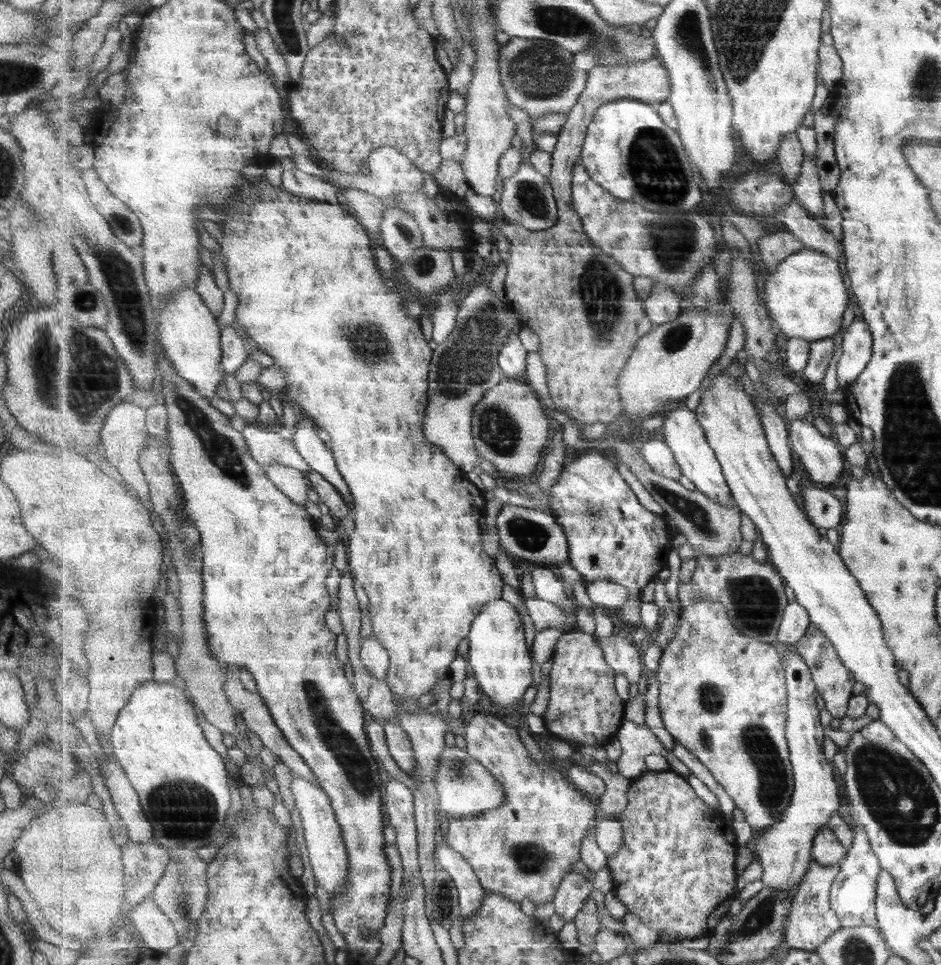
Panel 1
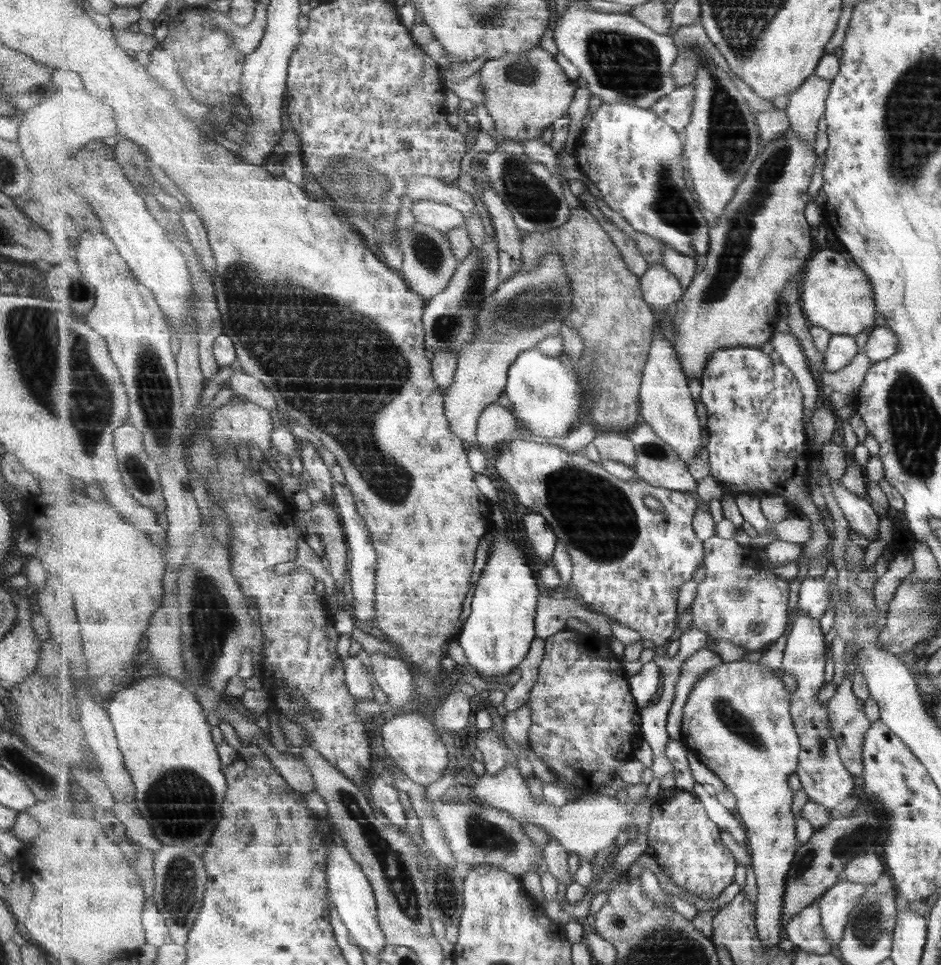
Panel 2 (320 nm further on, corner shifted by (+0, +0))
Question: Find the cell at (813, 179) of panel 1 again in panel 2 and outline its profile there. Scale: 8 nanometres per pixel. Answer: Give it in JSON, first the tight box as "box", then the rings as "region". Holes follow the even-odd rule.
{"box":[786,74,831,144],"region":[[[815,74],[789,96],[786,113],[793,129],[802,141],[815,144],[819,120],[826,116],[826,102],[830,93],[831,83]]]}

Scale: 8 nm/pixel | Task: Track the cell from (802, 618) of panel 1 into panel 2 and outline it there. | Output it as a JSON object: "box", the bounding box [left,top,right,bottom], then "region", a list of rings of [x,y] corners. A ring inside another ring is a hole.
{"box":[798,577,830,620],"region":[[[806,577],[801,582],[798,608],[801,613],[819,620],[830,605],[830,586],[822,577]]]}

